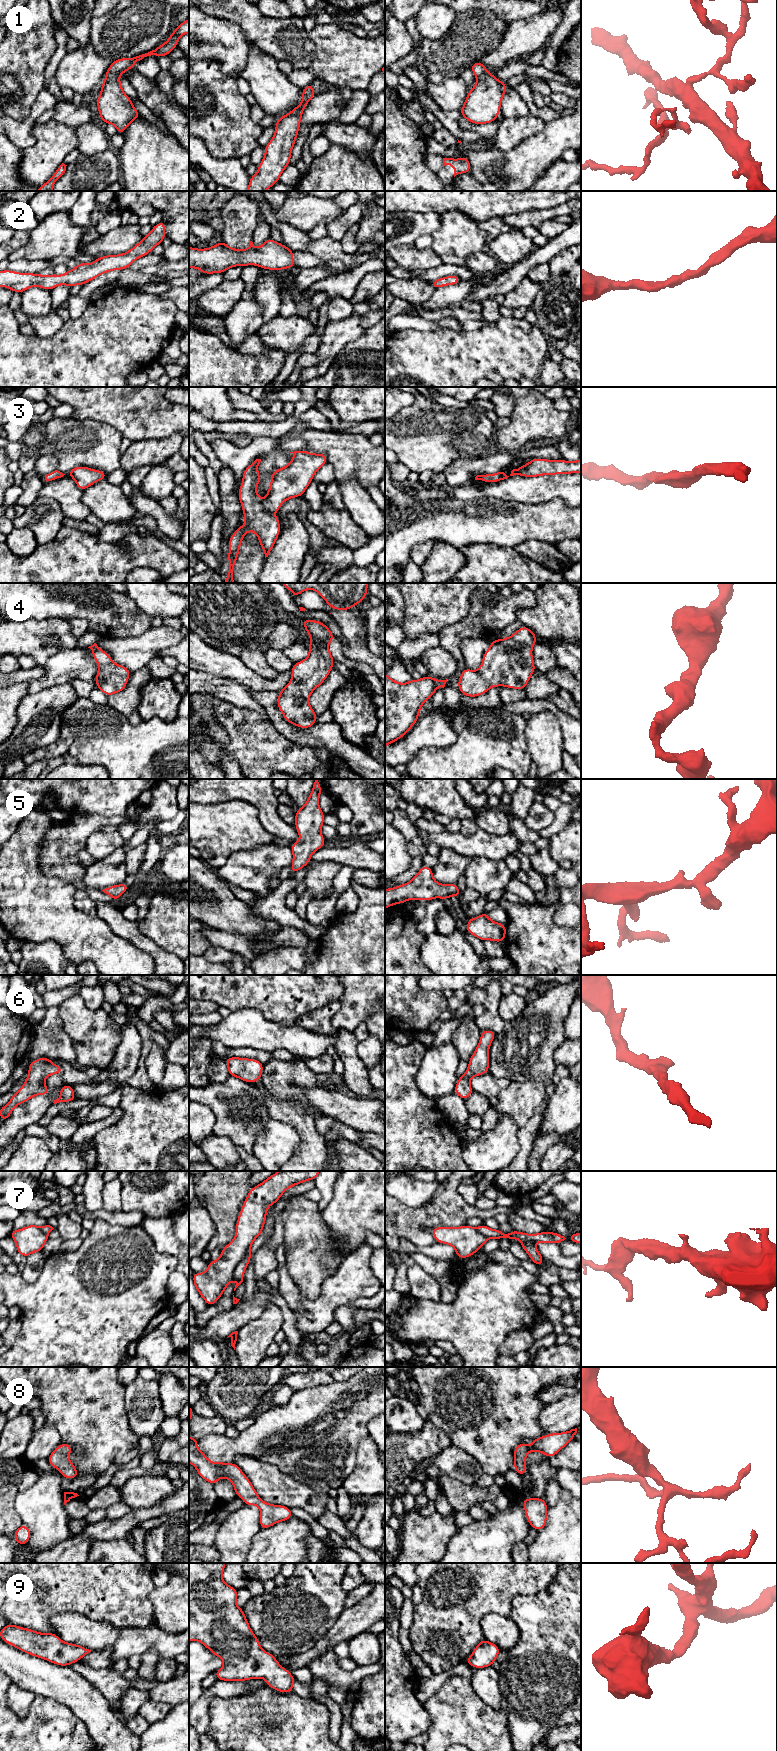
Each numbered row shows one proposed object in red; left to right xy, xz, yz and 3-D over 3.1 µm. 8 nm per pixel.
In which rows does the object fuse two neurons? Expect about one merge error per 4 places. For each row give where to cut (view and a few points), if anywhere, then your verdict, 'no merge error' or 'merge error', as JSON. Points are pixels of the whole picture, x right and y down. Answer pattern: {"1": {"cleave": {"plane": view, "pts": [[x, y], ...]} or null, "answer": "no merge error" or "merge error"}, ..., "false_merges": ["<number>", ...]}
{"1": {"cleave": null, "answer": "no merge error"}, "2": {"cleave": null, "answer": "no merge error"}, "3": {"cleave": null, "answer": "no merge error"}, "4": {"cleave": null, "answer": "no merge error"}, "5": {"cleave": null, "answer": "no merge error"}, "6": {"cleave": null, "answer": "no merge error"}, "7": {"cleave": {"plane": "xz", "pts": [[250, 1244], [244, 1258], [236, 1266], [232, 1277]]}, "answer": "merge error"}, "8": {"cleave": null, "answer": "no merge error"}, "9": {"cleave": null, "answer": "no merge error"}, "false_merges": ["7"]}

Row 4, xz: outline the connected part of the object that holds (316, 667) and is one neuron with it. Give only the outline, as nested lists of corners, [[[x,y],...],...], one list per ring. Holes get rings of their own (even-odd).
[[[303,619],[303,628],[311,639],[309,655],[293,664],[291,681],[278,693],[277,707],[287,722],[306,729],[312,727],[318,717],[309,705],[309,697],[333,669],[335,661],[328,643],[335,636],[327,625],[316,620]]]

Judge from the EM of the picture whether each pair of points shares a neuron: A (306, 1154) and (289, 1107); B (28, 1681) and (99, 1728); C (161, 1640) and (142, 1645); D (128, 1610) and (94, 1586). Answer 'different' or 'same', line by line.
A: same
B: same
C: same
D: same

